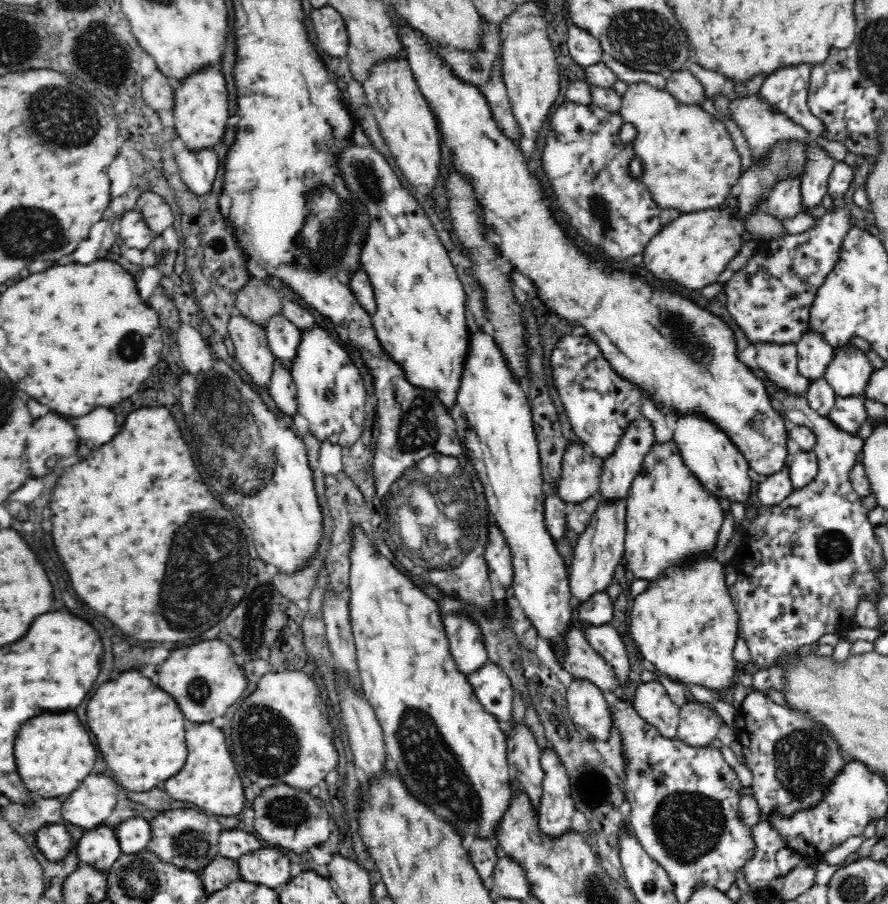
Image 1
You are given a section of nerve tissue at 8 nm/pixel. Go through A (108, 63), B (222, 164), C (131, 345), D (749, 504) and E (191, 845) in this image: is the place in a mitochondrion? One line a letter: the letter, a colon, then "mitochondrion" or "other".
A: mitochondrion
B: other
C: mitochondrion
D: other
E: mitochondrion

